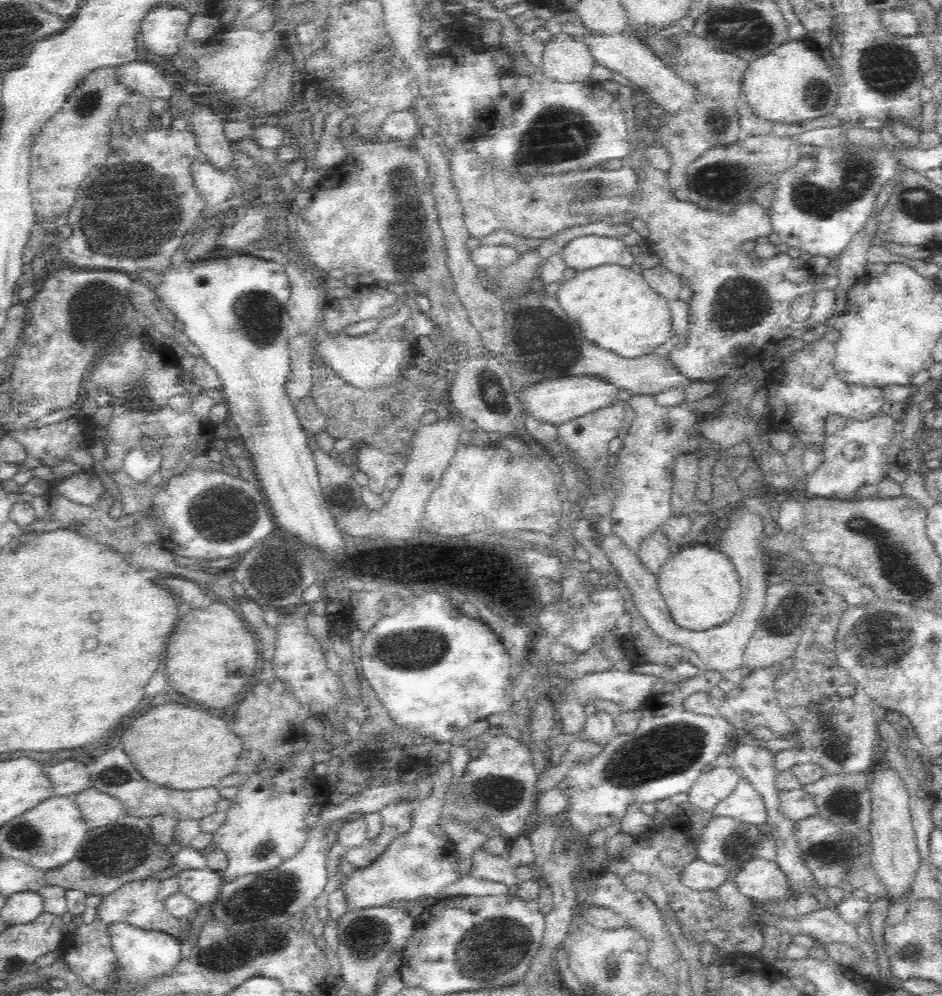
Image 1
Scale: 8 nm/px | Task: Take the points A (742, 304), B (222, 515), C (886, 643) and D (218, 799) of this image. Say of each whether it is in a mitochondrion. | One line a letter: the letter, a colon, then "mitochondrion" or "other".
A: mitochondrion
B: mitochondrion
C: mitochondrion
D: other

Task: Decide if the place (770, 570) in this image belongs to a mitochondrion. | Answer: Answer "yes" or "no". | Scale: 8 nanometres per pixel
no

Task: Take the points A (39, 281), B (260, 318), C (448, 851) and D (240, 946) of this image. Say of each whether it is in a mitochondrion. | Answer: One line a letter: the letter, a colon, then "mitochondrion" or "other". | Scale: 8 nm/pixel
A: other
B: mitochondrion
C: other
D: mitochondrion

